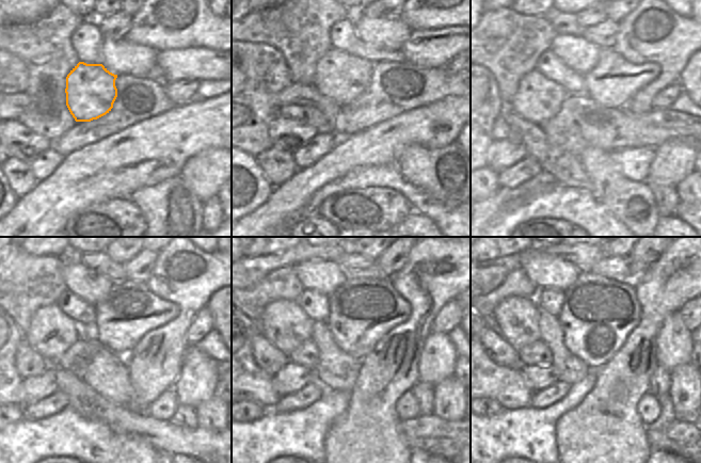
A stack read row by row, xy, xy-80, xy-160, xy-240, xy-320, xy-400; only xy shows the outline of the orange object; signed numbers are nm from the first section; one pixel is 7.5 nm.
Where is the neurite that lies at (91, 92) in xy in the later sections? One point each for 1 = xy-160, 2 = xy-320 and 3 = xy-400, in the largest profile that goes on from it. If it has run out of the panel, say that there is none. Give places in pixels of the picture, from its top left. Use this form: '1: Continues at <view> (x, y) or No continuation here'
1: Continues at xy-160 (538, 99)
2: Continues at xy-320 (283, 322)
3: Continues at xy-400 (516, 317)

